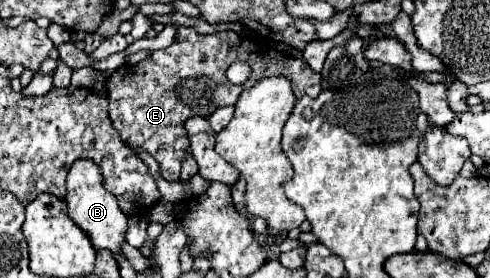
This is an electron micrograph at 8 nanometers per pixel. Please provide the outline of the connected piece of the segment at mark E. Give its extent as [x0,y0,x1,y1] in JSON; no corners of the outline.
[106,27,322,181]

